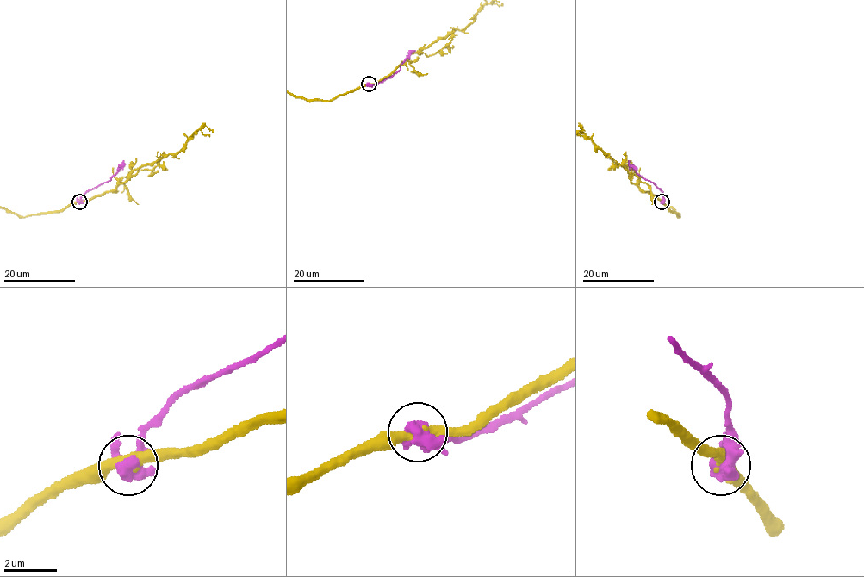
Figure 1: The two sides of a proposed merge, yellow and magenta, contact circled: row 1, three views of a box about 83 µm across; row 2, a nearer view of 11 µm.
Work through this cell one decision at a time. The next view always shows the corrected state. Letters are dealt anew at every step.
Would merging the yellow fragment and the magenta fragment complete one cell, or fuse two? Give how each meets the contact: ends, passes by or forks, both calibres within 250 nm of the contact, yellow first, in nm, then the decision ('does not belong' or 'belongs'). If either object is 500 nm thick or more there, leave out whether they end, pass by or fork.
yellow passes by; magenta forks; calibres 400 and 400 nm; does not belong

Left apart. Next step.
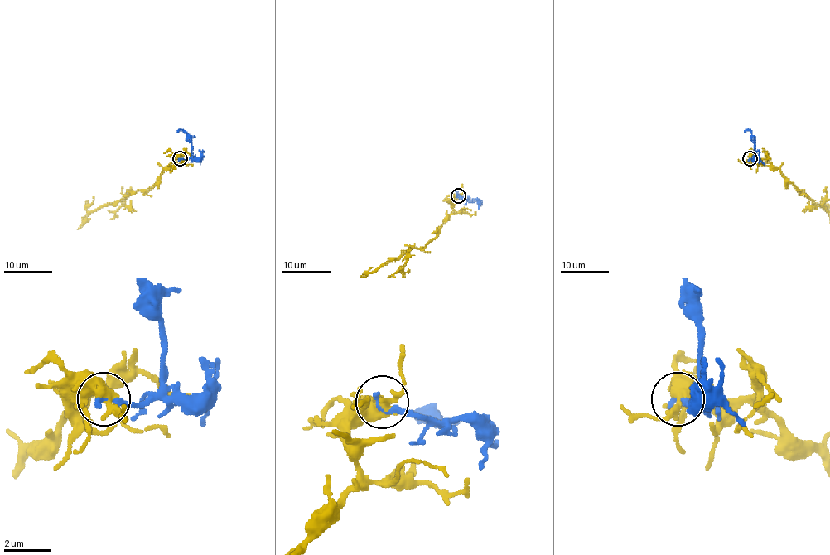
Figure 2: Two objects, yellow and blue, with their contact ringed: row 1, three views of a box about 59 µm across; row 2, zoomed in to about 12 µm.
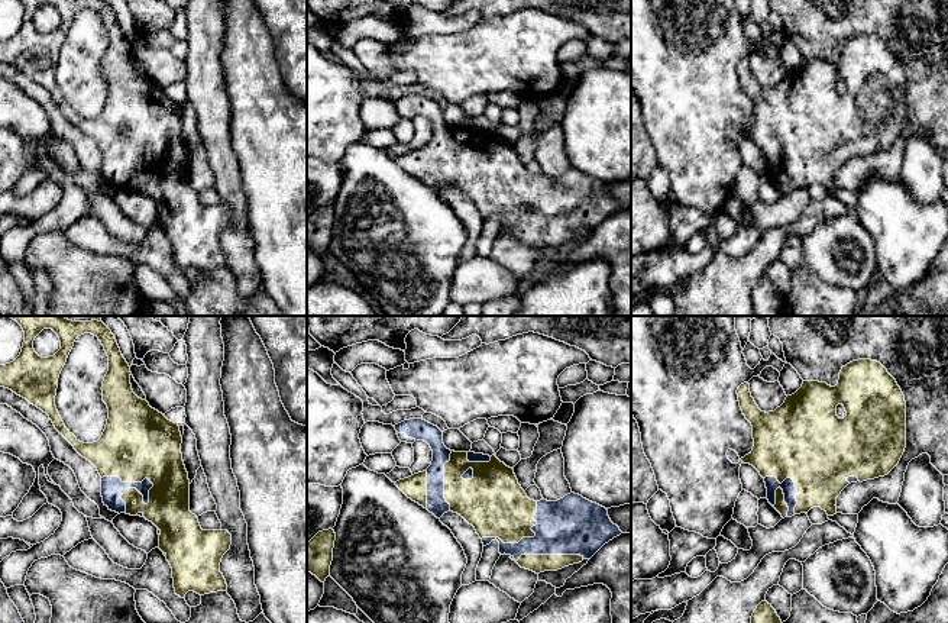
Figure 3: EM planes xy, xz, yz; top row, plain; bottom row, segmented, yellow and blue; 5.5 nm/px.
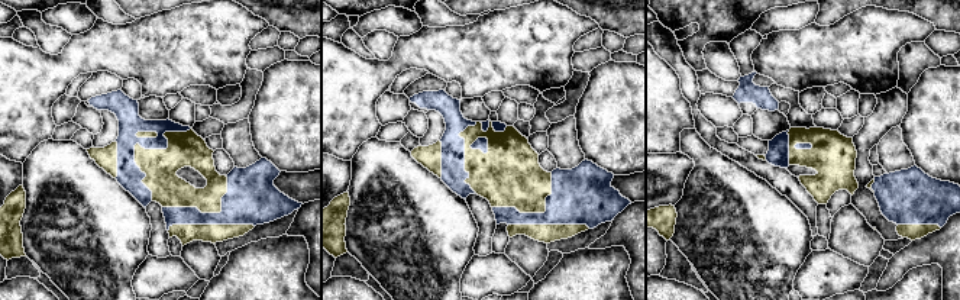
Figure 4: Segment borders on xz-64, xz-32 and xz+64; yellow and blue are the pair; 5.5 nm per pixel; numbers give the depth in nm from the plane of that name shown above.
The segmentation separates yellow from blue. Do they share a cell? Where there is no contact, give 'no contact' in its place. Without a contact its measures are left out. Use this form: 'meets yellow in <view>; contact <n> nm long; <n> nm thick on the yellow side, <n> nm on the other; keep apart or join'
meets yellow in xy; contact 300 nm long; 320 nm thick on the yellow side, 130 nm on the other; join

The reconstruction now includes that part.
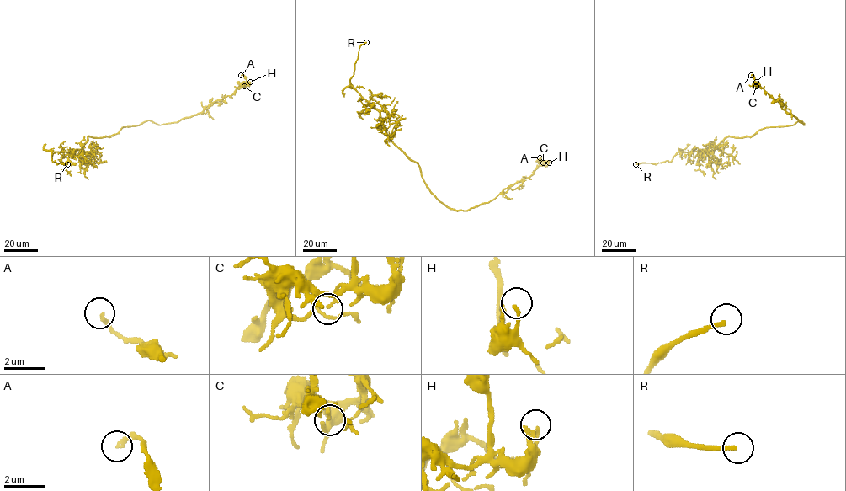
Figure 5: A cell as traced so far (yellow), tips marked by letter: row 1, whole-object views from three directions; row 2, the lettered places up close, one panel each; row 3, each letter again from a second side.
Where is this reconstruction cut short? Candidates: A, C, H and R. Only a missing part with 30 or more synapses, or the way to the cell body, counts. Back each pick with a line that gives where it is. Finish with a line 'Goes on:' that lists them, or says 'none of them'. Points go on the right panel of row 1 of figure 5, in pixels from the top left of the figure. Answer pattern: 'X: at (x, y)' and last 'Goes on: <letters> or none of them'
R: at (635, 164)
Goes on: R

